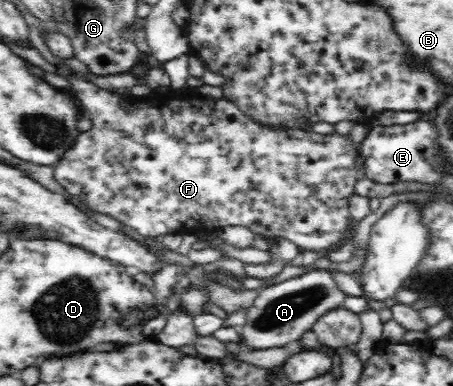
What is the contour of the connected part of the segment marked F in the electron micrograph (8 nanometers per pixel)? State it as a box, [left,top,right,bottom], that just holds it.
[53,65,365,252]

